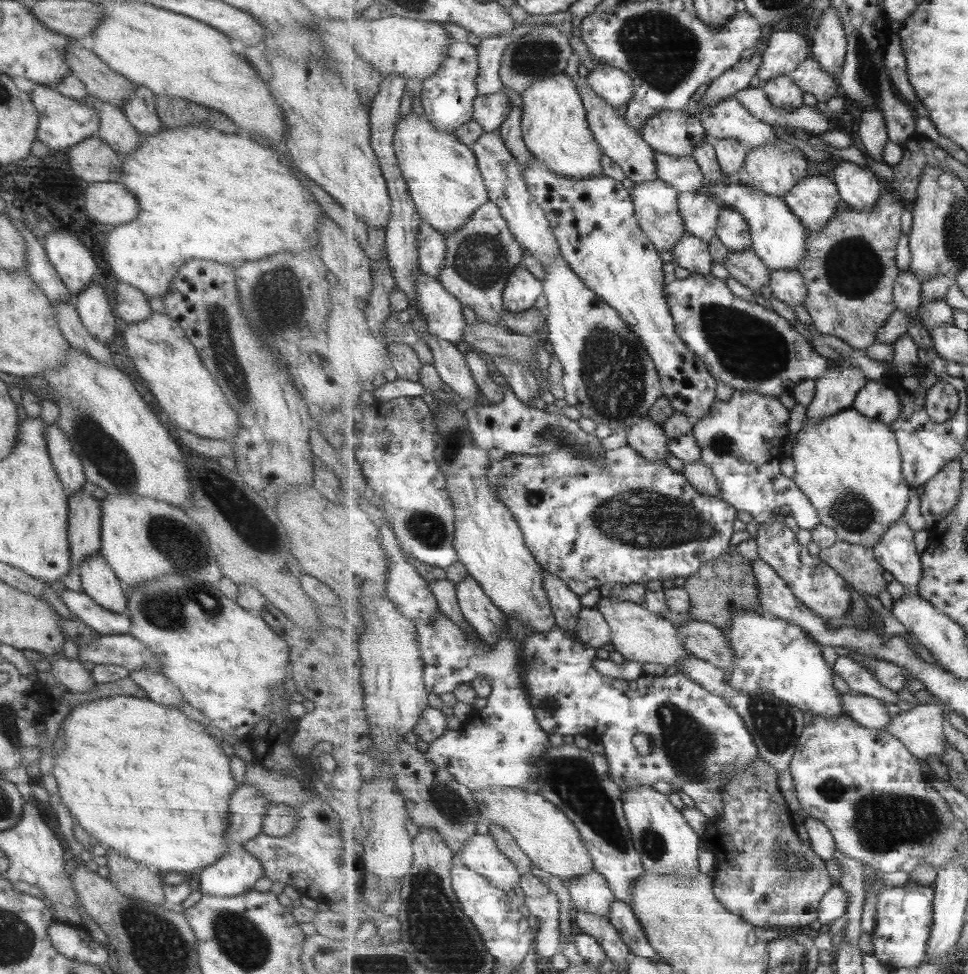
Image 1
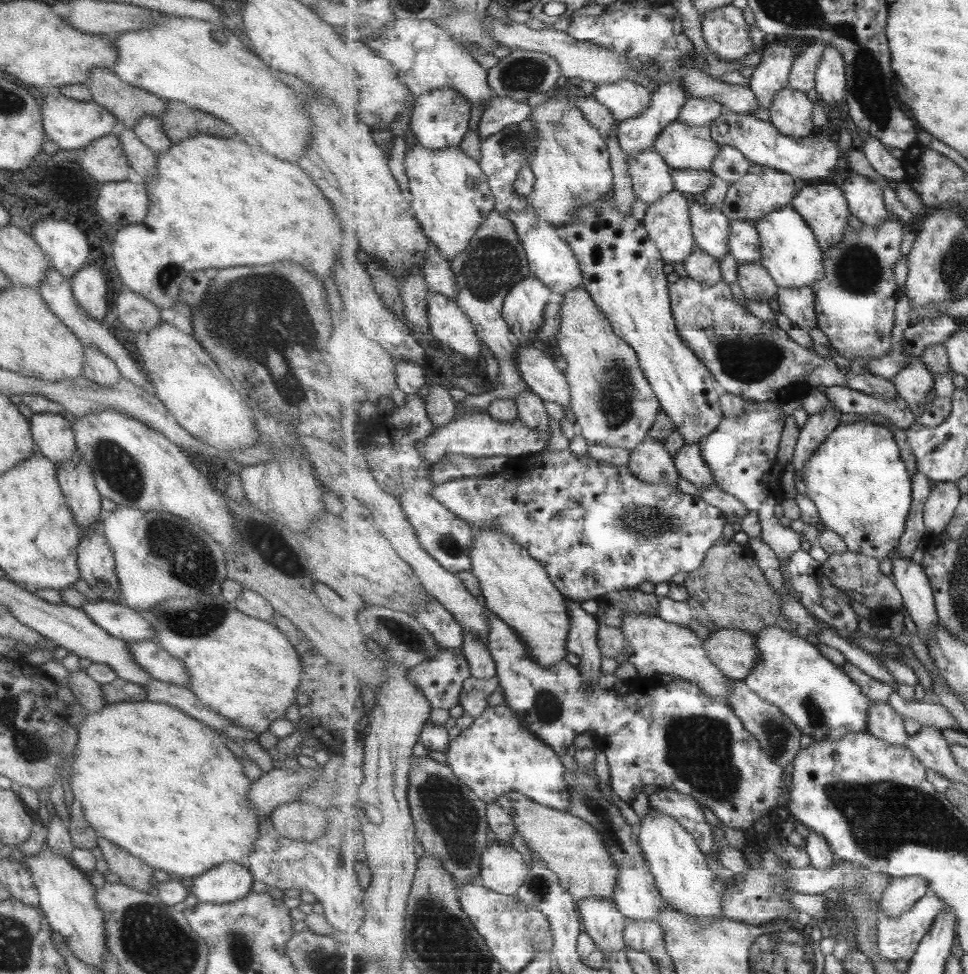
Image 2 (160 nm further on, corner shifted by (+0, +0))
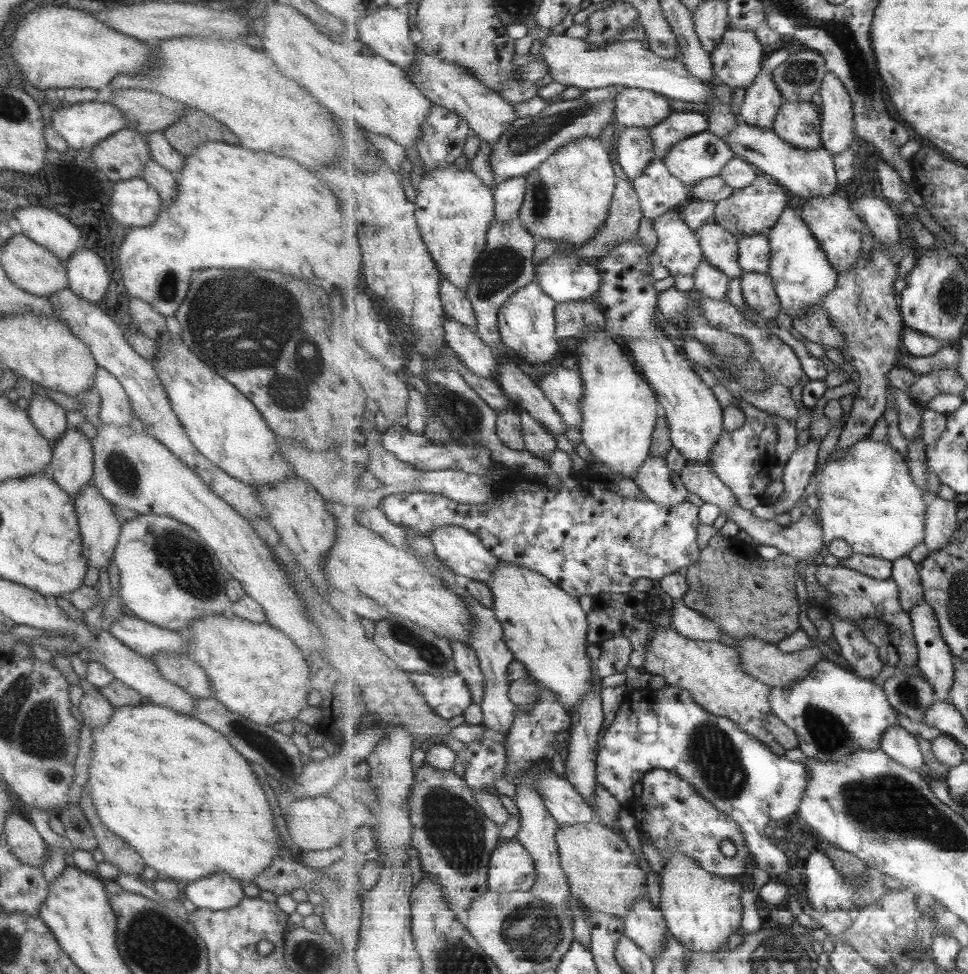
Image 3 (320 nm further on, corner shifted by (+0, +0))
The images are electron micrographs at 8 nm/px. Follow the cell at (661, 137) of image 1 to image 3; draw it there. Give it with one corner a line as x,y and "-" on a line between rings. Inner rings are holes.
703,131
678,142
664,161
691,190
696,182
719,176
736,155
725,139

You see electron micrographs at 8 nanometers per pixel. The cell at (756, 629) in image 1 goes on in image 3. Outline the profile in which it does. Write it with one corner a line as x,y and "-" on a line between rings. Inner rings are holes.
827,659
791,687
771,688
770,699
773,714
800,738
803,757
821,762
843,760
858,750
879,750
887,730
899,724
899,716
882,686

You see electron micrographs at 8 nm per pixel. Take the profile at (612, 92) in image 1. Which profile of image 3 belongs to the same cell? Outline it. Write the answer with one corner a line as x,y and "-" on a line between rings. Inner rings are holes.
624,87
616,101
618,124
624,127
652,129
673,113
669,98
650,90

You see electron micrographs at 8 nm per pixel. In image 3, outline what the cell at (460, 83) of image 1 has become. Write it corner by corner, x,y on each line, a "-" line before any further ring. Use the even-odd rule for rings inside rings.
433,104
418,141
424,170
433,172
437,168
451,166
459,156
463,156
465,142
471,133
472,128
461,115

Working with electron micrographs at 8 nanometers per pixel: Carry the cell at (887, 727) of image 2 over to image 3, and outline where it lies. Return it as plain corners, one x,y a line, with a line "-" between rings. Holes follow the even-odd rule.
900,725
887,730
881,749
909,770
921,770
926,764
920,740

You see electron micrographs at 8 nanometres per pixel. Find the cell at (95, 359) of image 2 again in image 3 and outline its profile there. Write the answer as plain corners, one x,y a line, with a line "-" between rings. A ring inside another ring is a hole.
99,366
94,374
94,390
101,398
99,423
121,427
132,425
129,414
130,403
124,388
112,374

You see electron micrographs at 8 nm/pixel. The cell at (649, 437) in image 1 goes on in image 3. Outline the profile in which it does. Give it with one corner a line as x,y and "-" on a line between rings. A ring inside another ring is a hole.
649,456
633,479
647,498
661,506
679,506
687,502
692,493
682,476
671,471
667,460
661,456

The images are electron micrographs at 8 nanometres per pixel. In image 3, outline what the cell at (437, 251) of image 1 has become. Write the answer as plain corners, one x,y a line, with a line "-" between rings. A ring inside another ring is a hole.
442,276
440,291
446,314
453,320
461,322
465,326
470,326
478,333
478,318
467,293
457,288
450,280
444,278
444,276

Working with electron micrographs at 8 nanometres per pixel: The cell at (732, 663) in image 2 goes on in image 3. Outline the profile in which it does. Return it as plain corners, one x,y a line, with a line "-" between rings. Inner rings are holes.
759,638
739,639
739,646
736,648
740,654
742,667
749,674
752,674
759,682
769,687
791,687
793,683
805,679
810,670
817,666
822,660
826,660
823,650
817,647
809,647
792,653
782,651
775,643
763,642

